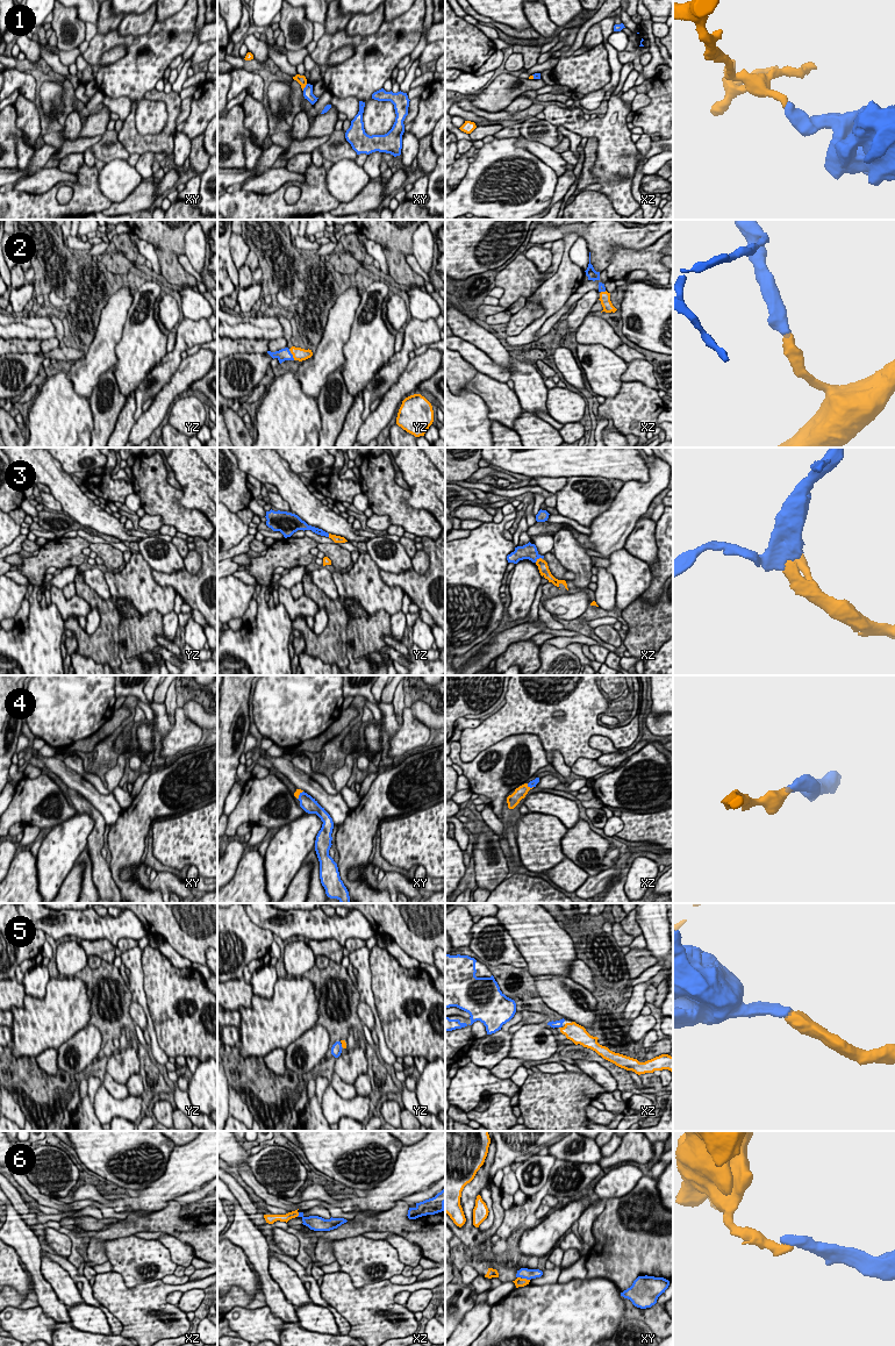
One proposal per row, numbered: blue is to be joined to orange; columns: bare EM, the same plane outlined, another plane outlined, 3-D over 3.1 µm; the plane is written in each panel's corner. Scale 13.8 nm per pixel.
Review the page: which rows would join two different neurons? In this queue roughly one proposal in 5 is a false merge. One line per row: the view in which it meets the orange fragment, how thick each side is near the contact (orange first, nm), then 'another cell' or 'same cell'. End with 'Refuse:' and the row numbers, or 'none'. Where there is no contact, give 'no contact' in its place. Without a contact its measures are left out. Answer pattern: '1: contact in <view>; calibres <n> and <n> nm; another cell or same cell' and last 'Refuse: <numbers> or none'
1: contact in xy; calibres 130 and 130 nm; another cell
2: contact in yz; calibres 170 and 170 nm; same cell
3: contact in xz; calibres 140 and 220 nm; same cell
4: contact in xy; calibres 70 and 200 nm; same cell
5: contact in yz; calibres 60 and 160 nm; same cell
6: contact in xy; calibres 130 and 160 nm; another cell
Refuse: 1, 6

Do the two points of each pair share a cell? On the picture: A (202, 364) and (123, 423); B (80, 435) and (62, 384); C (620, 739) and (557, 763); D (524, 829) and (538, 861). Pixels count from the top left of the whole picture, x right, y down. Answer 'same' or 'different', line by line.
A: different
B: same
C: different
D: same

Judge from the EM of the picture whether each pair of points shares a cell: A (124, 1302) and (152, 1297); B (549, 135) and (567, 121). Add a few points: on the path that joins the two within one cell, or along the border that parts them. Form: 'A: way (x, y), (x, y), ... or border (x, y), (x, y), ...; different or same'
A: way (131, 1302), (145, 1302); same
B: border (550, 122), (557, 127); different

